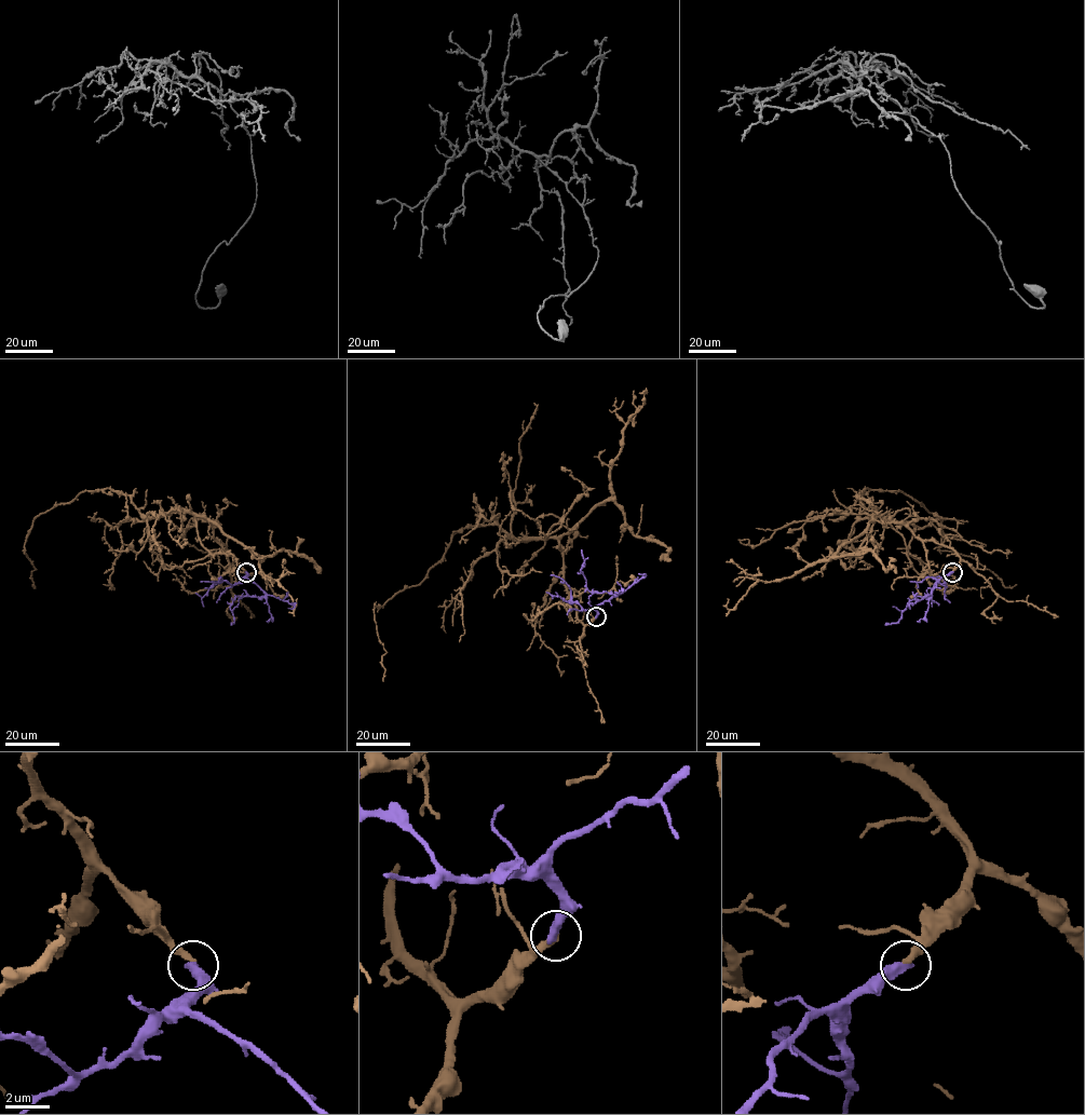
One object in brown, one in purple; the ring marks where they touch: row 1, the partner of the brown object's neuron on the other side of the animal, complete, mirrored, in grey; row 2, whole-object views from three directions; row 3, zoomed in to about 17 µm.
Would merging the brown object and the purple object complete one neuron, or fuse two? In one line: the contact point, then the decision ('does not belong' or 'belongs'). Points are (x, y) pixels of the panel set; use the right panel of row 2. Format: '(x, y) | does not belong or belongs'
(952, 572) | does not belong

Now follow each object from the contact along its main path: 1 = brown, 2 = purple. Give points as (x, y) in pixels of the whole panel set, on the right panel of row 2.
1: (952, 571), (953, 551), (873, 511), (860, 518), (862, 493), (902, 491), (939, 520), (938, 548), (1016, 584)
2: (952, 572), (936, 584), (932, 595), (910, 600), (897, 622), (885, 625)

